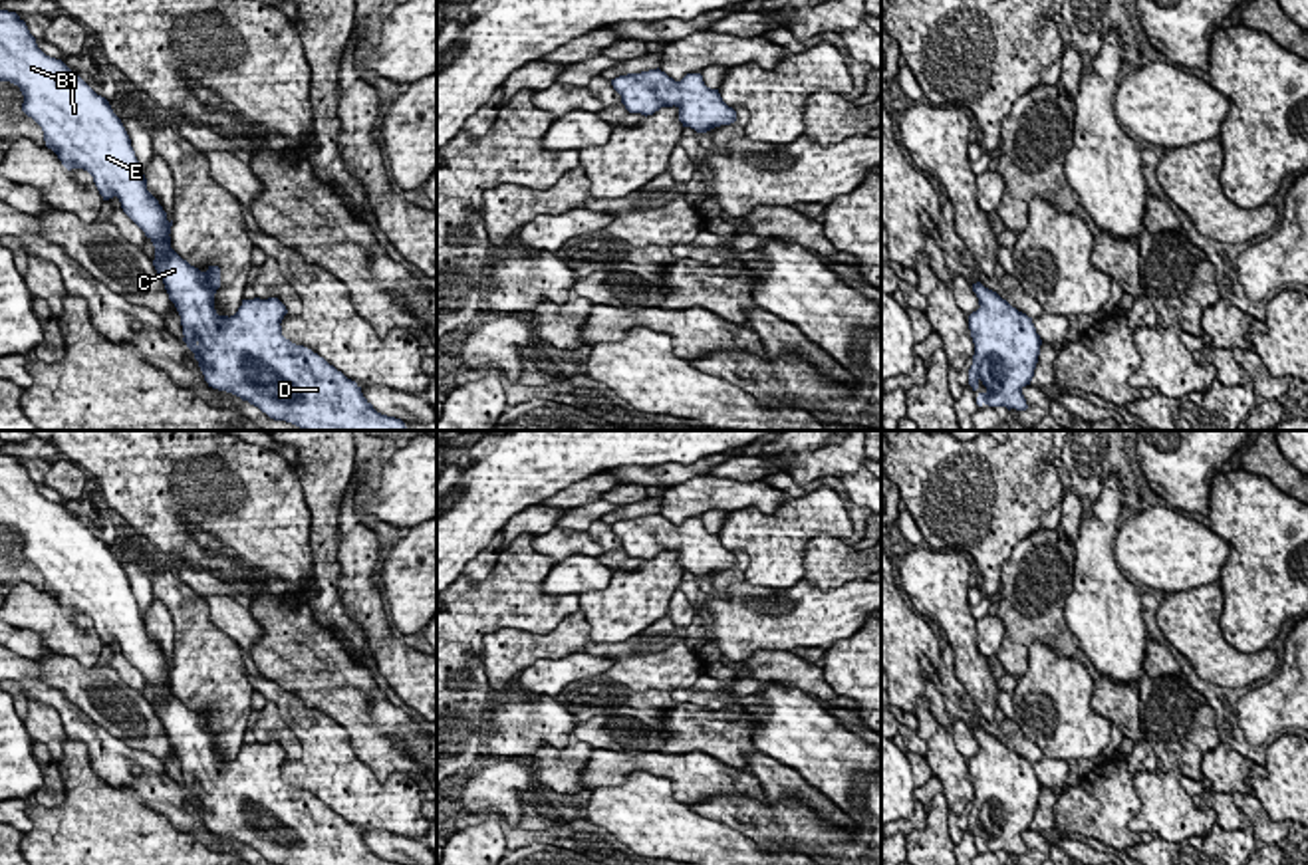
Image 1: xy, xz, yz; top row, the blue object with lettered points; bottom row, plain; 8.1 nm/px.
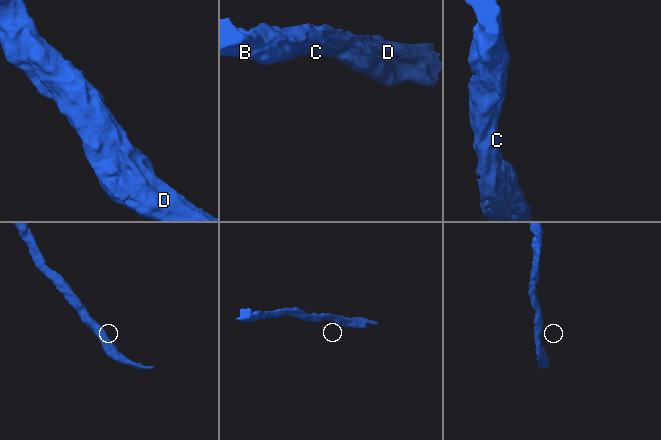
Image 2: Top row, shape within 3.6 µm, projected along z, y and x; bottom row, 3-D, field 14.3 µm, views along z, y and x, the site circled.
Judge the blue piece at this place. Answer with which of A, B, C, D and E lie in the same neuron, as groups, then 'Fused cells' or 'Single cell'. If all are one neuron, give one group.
Groups: A B C D E. Single cell

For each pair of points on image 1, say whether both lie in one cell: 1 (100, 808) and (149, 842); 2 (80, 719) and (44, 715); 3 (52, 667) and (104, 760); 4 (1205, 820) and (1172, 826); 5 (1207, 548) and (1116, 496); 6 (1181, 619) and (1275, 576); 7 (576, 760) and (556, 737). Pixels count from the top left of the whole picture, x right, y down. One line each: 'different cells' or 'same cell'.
1: same cell
2: different cells
3: different cells
4: same cell
5: different cells
6: different cells
7: different cells

